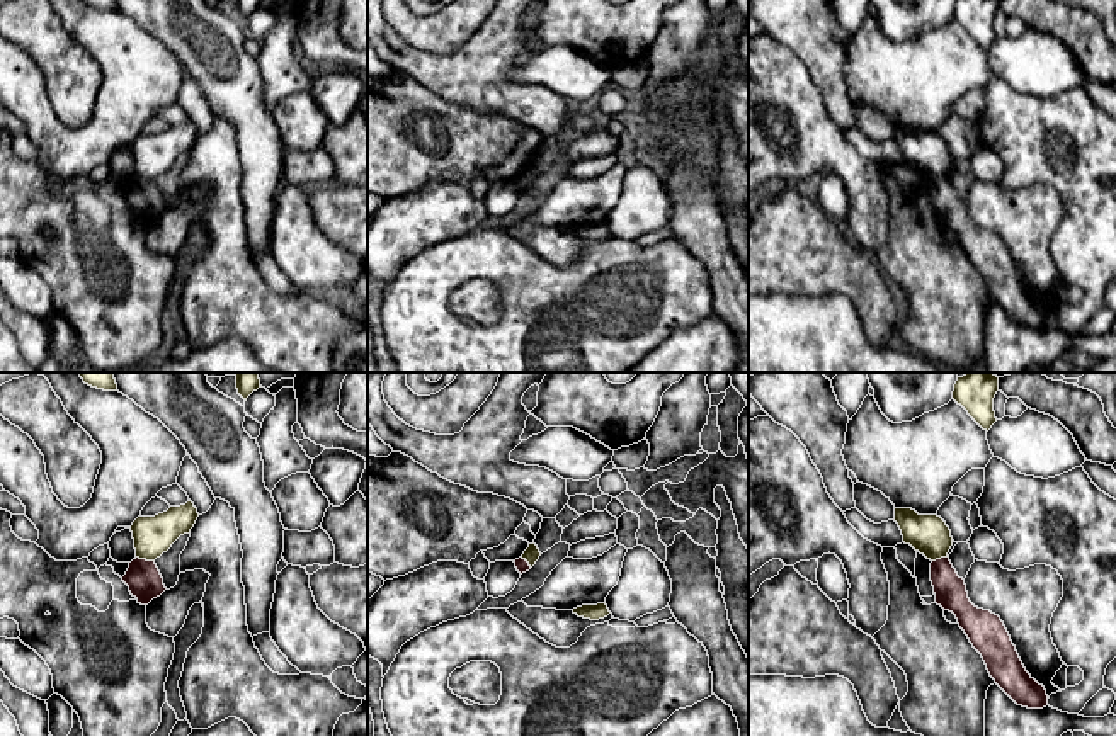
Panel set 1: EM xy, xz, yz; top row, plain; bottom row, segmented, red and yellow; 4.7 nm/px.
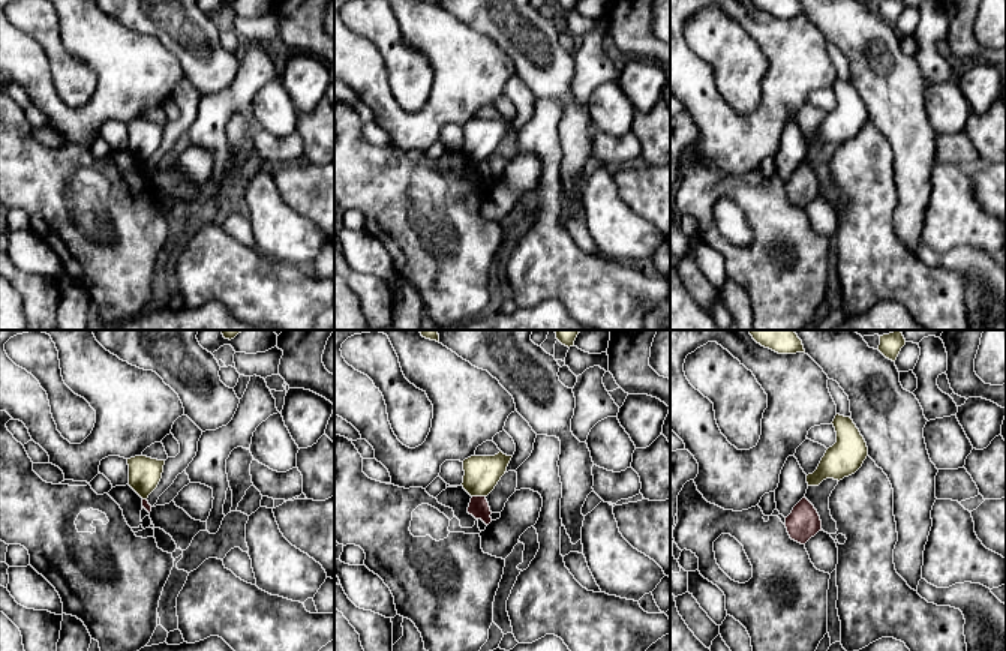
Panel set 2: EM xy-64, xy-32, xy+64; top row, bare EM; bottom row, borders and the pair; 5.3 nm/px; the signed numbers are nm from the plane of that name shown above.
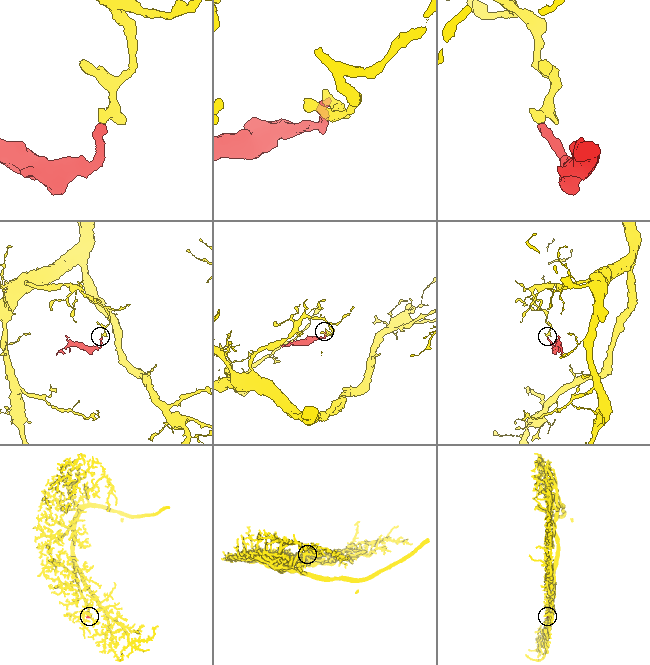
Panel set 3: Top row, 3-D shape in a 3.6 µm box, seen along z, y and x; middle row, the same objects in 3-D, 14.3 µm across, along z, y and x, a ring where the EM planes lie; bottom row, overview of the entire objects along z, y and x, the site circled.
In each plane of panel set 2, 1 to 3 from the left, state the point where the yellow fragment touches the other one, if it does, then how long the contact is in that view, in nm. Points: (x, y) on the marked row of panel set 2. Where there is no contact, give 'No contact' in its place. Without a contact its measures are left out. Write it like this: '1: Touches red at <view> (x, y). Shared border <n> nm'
1: Touches red at xy-64 (144, 500). Shared border 30 nm
2: Touches red at xy-32 (479, 497). Shared border 70 nm
3: No contact

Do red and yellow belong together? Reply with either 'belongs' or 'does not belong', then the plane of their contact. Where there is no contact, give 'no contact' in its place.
does not belong | xy

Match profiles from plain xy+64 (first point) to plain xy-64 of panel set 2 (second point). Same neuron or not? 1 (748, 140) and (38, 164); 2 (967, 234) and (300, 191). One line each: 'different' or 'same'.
1: different
2: different

